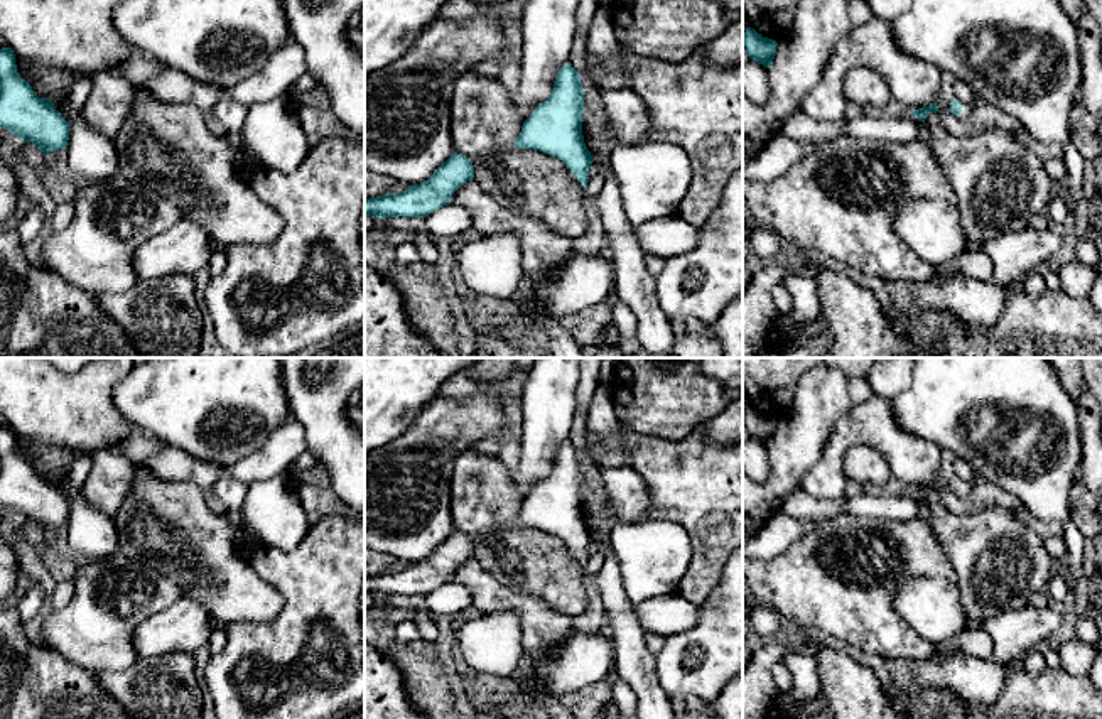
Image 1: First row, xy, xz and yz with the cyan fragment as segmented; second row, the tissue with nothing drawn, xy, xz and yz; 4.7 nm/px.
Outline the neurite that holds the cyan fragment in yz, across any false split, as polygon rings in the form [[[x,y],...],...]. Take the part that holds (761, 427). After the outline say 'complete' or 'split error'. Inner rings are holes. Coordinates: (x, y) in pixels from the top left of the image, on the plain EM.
[[[748,405],[746,410],[743,412],[743,419],[749,437],[758,439],[764,446],[771,444],[778,424],[776,419],[763,415],[751,405]]] | complete

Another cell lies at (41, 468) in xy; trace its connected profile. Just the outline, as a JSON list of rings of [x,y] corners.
[[[15,432],[15,442],[17,442],[17,446],[27,449],[25,451],[25,459],[32,464],[35,473],[39,476],[47,476],[49,474],[47,464],[37,456],[35,451],[30,449],[30,442],[27,439],[20,437],[17,432]]]

